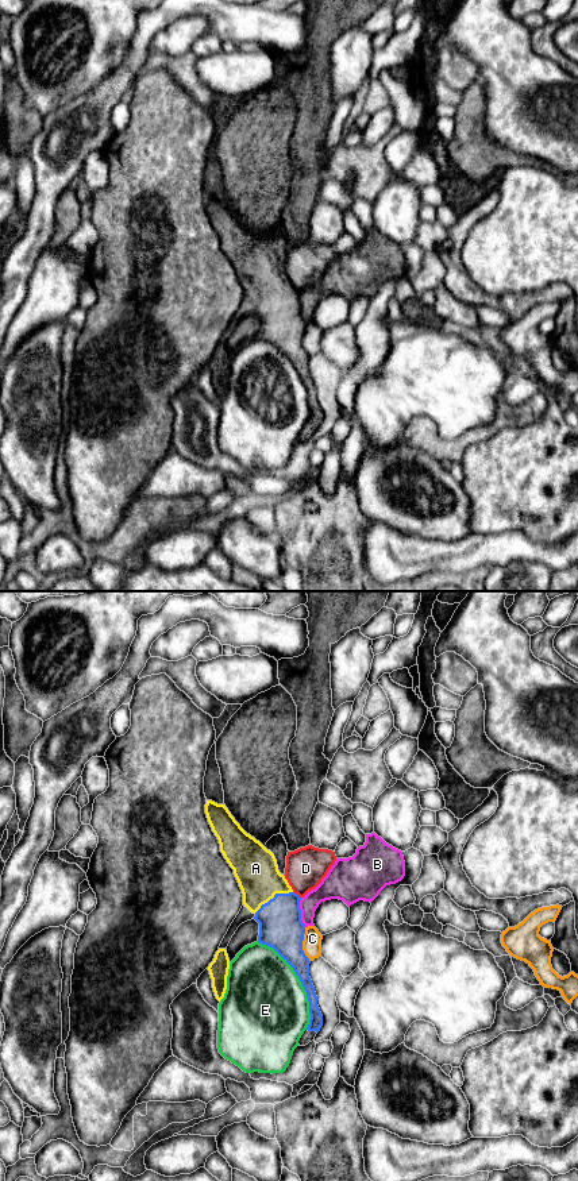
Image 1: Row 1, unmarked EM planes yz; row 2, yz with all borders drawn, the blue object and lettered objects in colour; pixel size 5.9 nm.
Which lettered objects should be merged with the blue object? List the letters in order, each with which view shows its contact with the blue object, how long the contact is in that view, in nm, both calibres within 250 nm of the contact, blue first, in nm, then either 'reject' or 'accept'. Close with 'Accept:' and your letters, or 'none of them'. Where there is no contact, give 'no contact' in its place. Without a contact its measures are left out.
A: meets blue in yz; contact 260 nm long; 260 nm thick on the blue side, 260 nm on the other; accept
B: meets blue in yz; contact 180 nm long; 260 nm thick on the blue side, 150 nm on the other; reject
C: meets blue in yz; contact 220 nm long; 260 nm thick on the blue side, 110 nm on the other; reject
D: meets blue in yz; contact 60 nm long; 260 nm thick on the blue side, 240 nm on the other; reject
E: meets blue in yz; contact 600 nm long; 180 nm thick on the blue side, 500 nm on the other; reject
Accept: A

